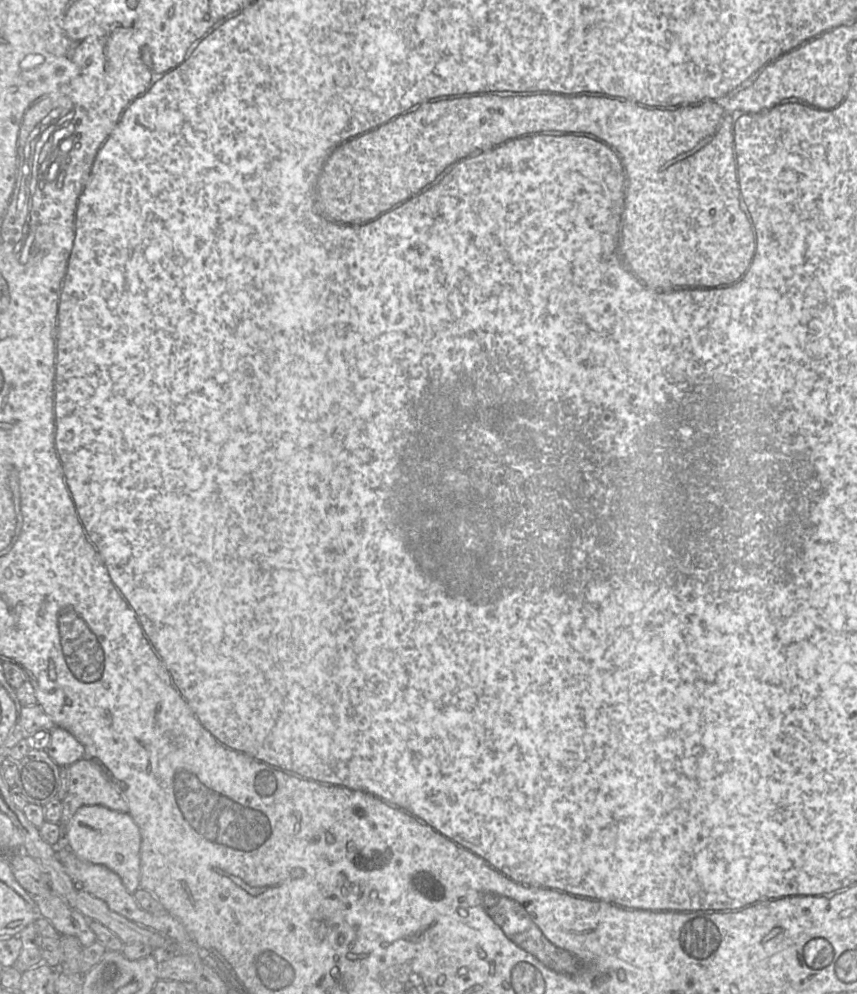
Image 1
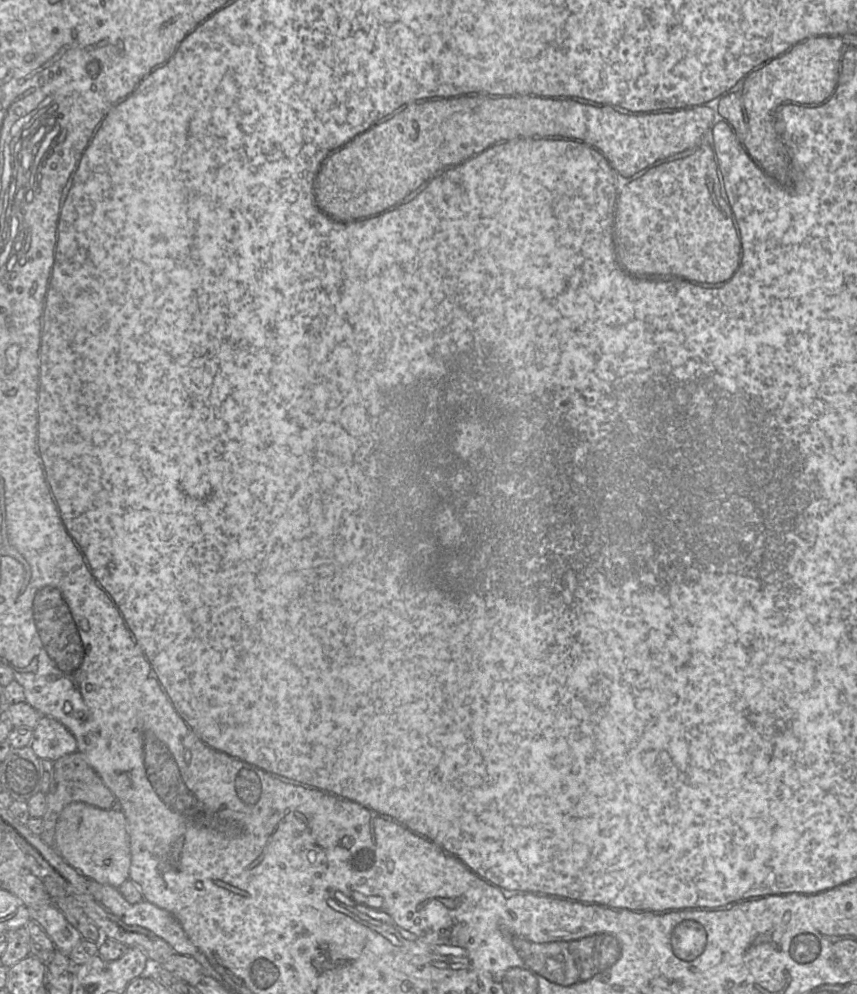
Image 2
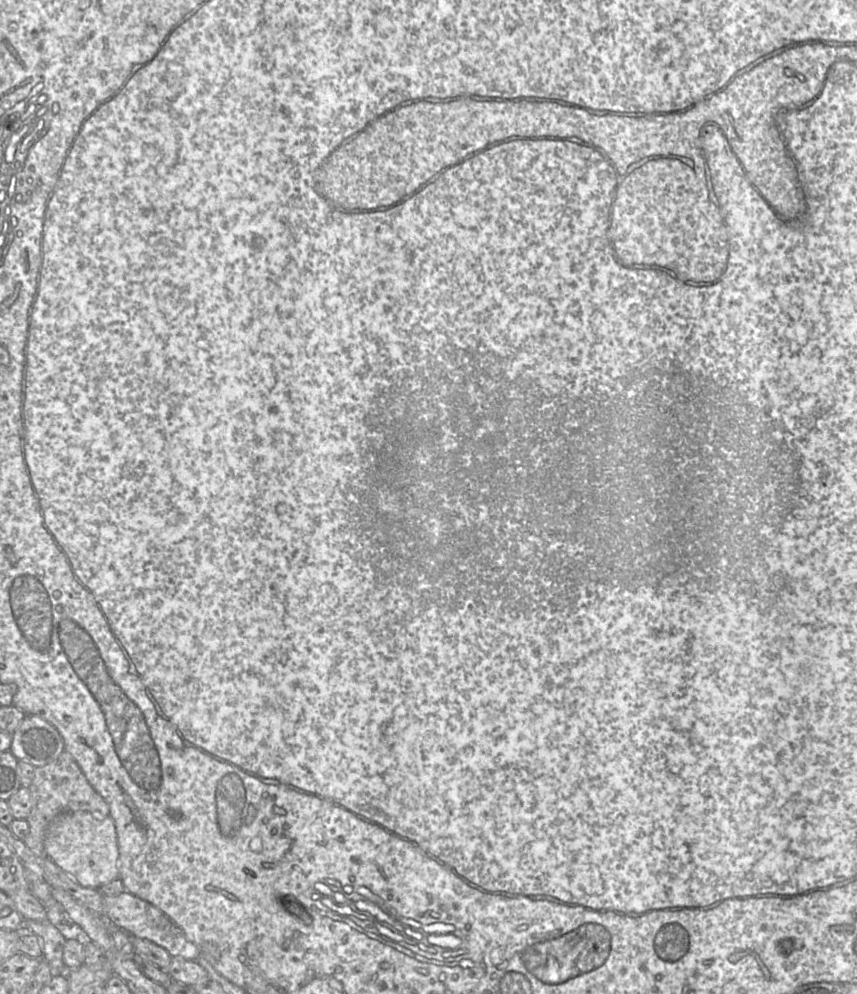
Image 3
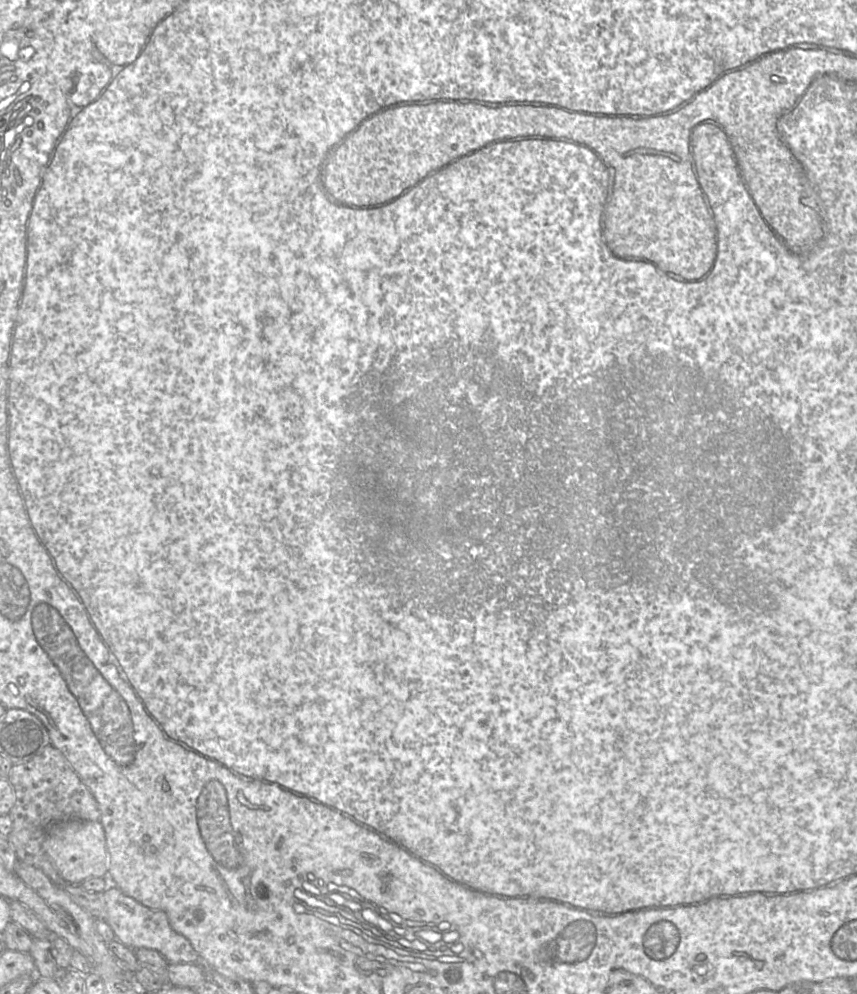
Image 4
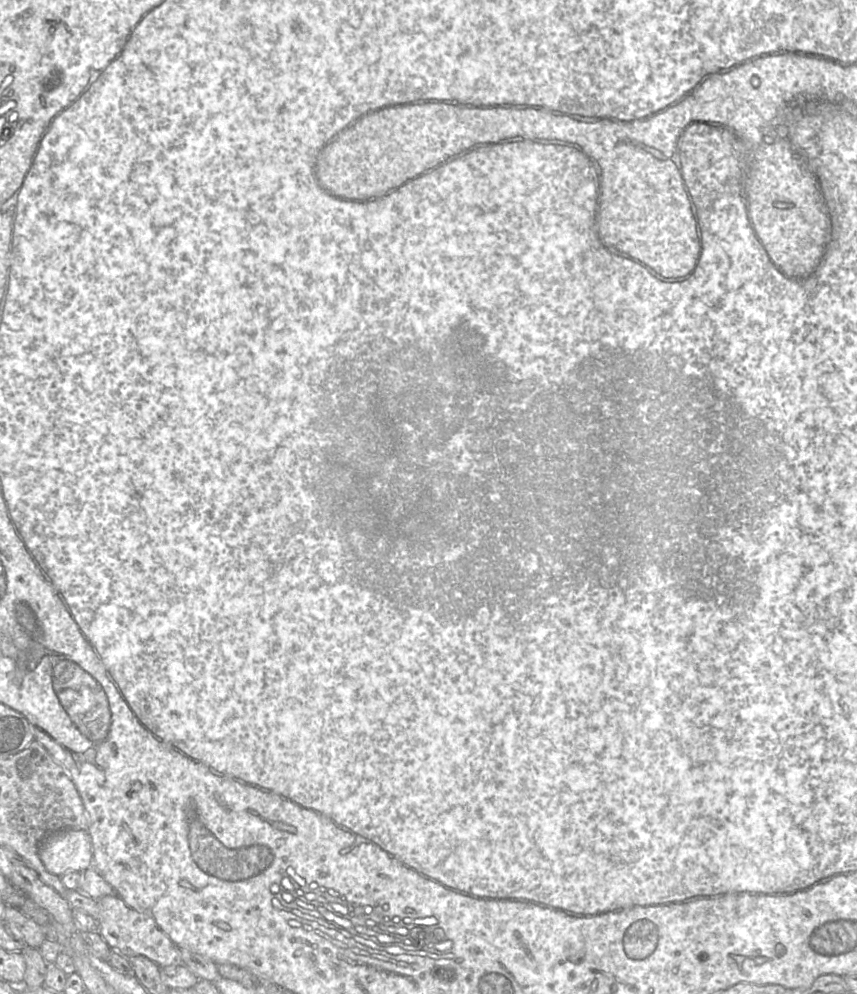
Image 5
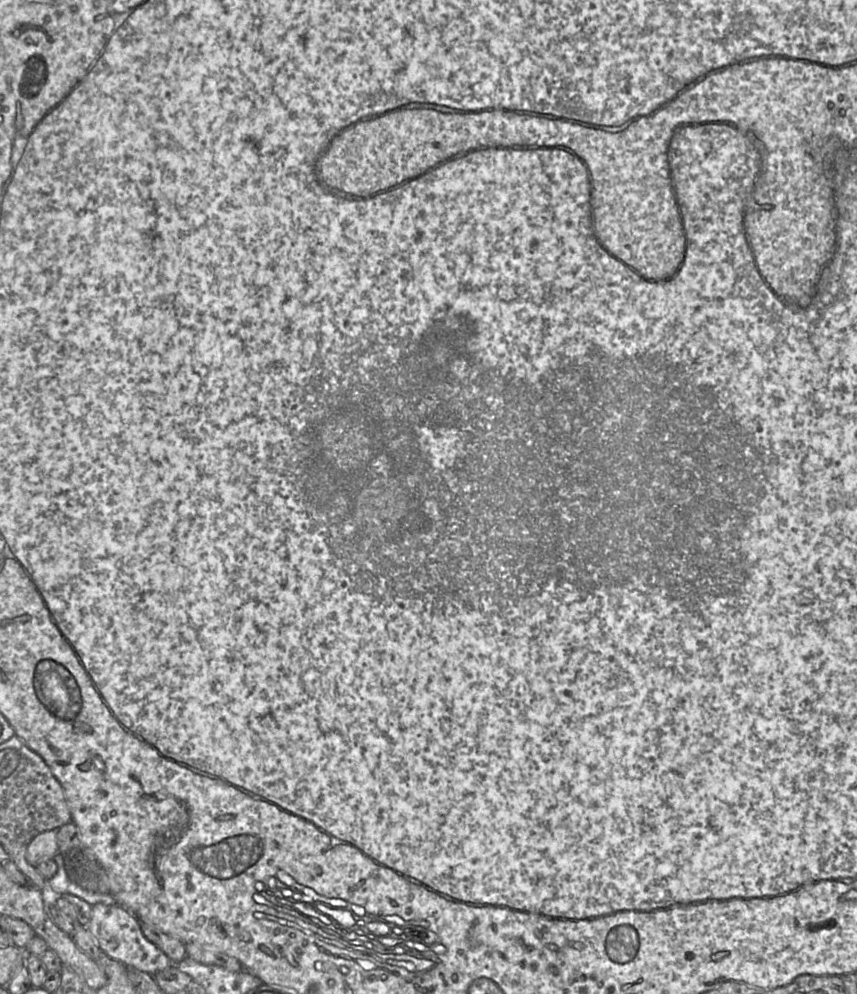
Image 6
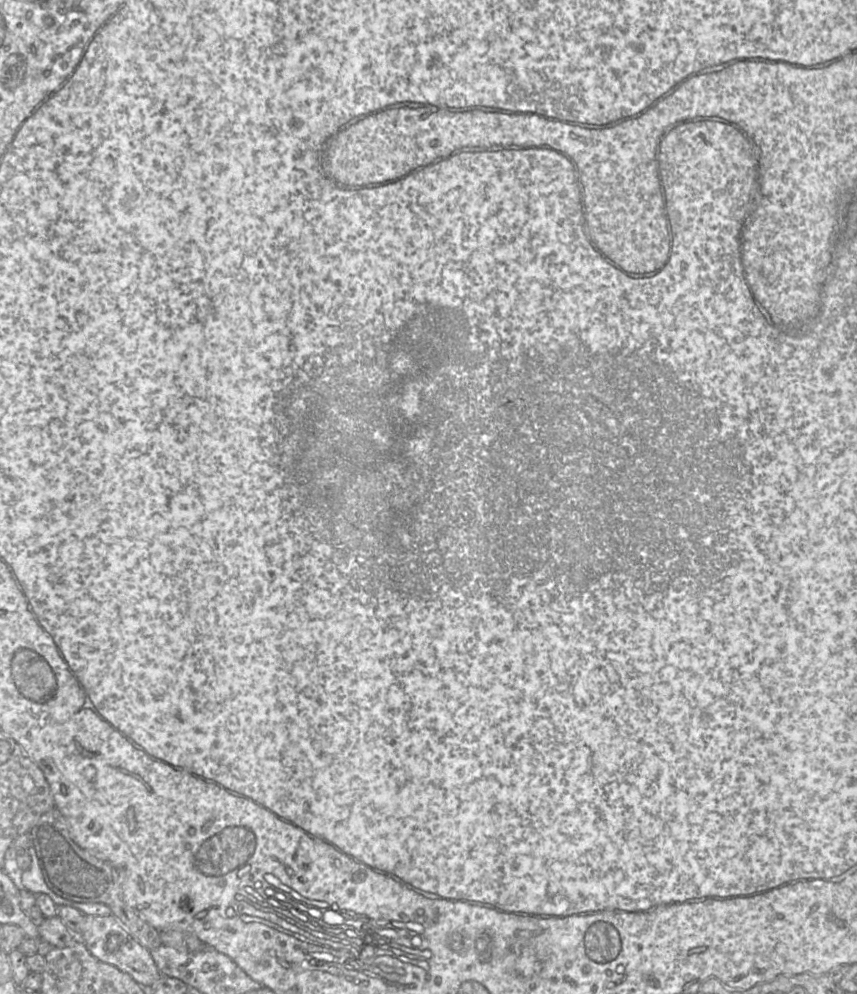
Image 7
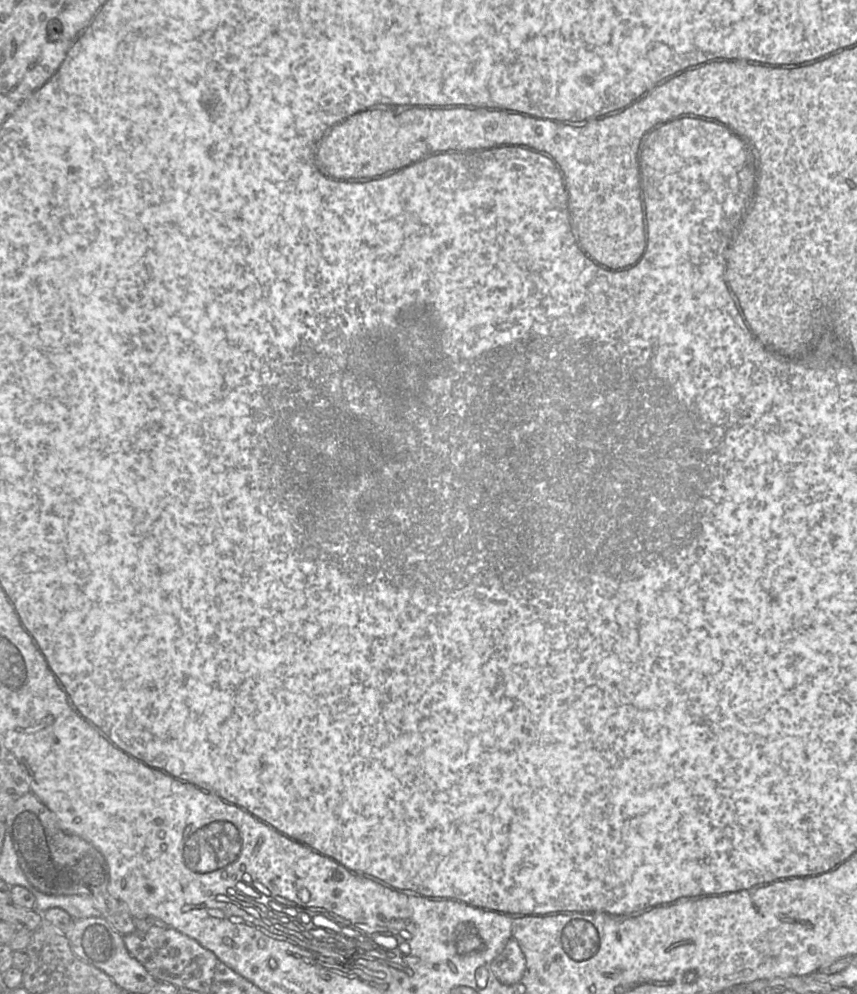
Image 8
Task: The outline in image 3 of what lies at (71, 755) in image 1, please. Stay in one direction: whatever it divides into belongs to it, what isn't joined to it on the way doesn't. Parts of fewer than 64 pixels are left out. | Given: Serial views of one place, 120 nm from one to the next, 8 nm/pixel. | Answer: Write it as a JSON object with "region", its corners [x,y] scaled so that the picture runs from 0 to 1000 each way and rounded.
{"region":[[[30,718],[14,737],[11,756],[21,764],[39,770],[50,771],[76,755],[69,735],[49,721]]]}

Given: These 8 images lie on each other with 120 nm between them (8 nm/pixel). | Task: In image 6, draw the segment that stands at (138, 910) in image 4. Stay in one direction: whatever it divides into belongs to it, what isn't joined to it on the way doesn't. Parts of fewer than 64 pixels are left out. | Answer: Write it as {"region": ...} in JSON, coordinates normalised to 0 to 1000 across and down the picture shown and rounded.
{"region":[[[138,909],[107,911],[106,925],[102,935],[124,962],[148,974],[156,974],[180,982],[203,971],[190,957],[168,942],[162,925]]]}

